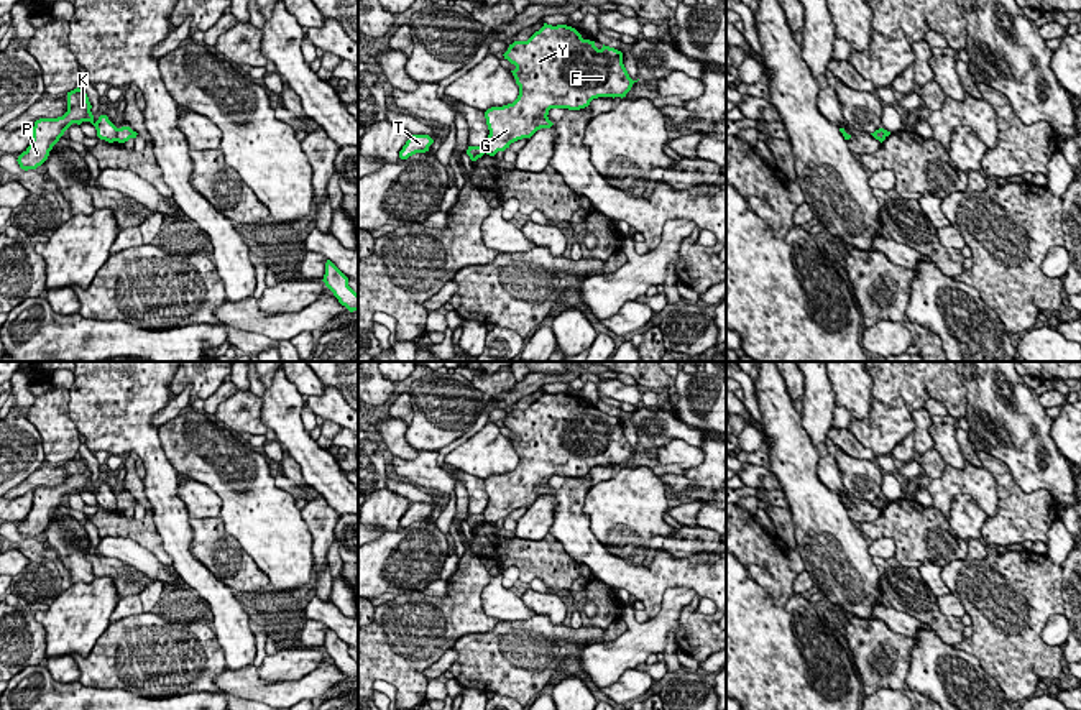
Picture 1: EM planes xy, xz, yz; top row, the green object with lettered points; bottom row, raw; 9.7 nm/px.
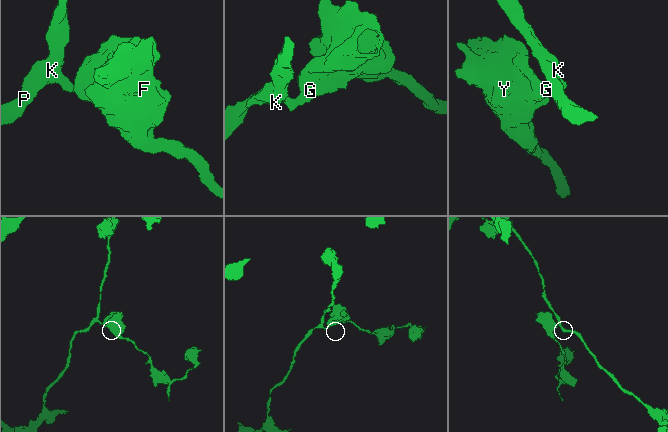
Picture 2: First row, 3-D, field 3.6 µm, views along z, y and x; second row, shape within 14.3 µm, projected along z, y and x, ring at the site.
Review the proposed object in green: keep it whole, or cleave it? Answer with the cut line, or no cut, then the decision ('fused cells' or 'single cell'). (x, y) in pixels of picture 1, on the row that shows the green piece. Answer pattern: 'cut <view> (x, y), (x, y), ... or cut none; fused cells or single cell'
cut xy (119, 129), (115, 140); fused cells

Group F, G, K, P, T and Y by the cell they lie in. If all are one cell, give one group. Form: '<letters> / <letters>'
F G Y / K P T

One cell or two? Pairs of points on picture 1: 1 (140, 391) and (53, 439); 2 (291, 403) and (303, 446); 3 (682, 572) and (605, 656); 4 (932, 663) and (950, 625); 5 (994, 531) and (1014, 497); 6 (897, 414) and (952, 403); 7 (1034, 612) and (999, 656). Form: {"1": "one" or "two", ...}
{"1": "two", "2": "one", "3": "two", "4": "two", "5": "one", "6": "one", "7": "one"}

